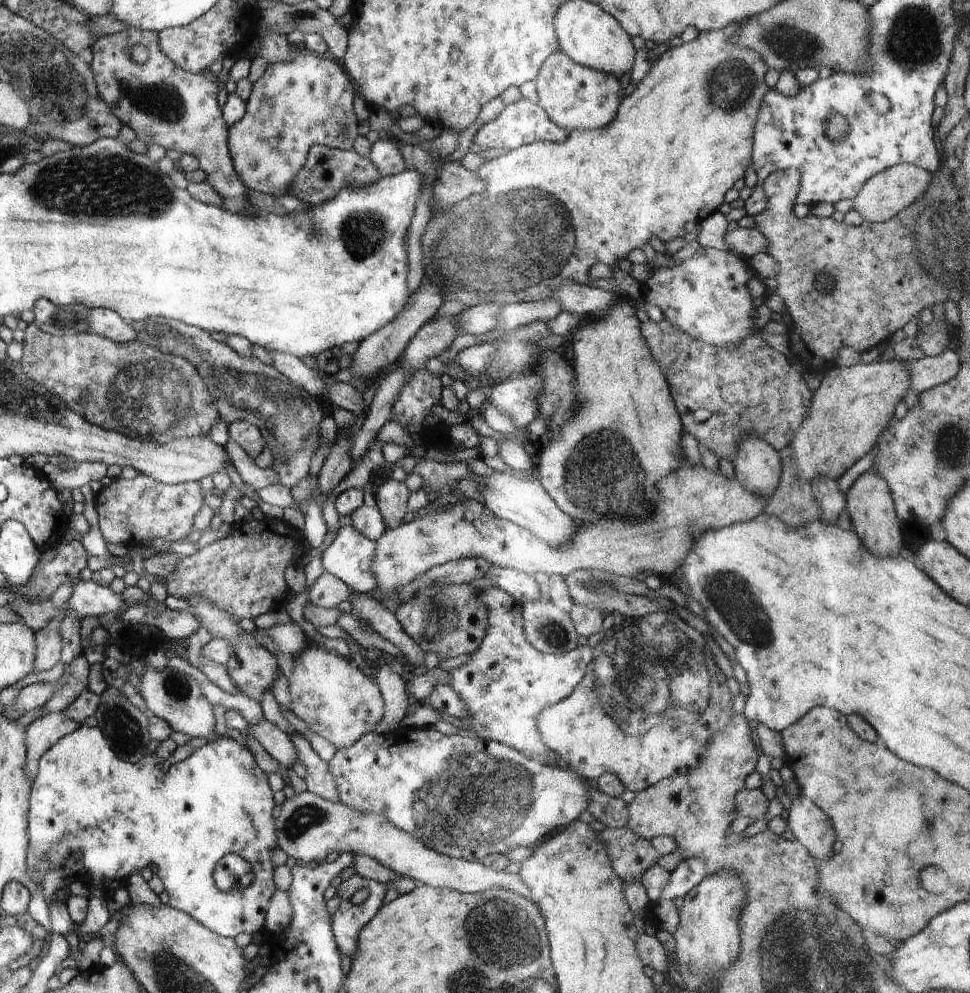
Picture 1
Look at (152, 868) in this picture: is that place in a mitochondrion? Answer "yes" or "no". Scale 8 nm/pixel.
no

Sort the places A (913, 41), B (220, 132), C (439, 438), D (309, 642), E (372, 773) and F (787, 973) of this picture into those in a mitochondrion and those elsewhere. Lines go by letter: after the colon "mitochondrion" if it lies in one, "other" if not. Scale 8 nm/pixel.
A: mitochondrion
B: other
C: other
D: other
E: other
F: mitochondrion

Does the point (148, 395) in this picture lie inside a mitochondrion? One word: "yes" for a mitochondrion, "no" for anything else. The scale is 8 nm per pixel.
yes

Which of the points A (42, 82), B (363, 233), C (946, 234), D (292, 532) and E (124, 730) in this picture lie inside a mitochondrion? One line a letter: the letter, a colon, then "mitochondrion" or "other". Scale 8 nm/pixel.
A: mitochondrion
B: mitochondrion
C: mitochondrion
D: other
E: mitochondrion

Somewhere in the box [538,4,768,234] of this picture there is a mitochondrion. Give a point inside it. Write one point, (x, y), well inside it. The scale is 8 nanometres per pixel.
(727, 87)

